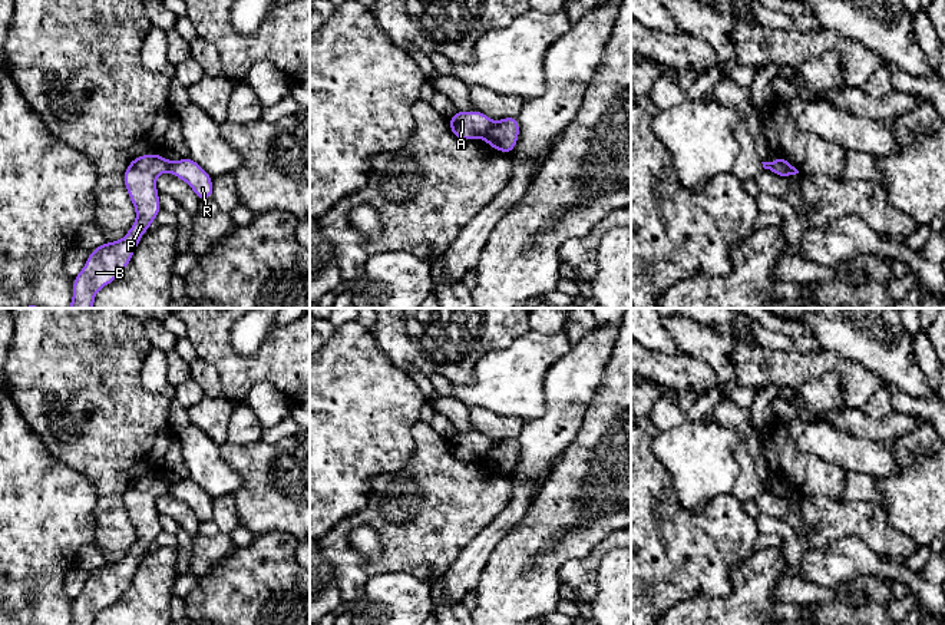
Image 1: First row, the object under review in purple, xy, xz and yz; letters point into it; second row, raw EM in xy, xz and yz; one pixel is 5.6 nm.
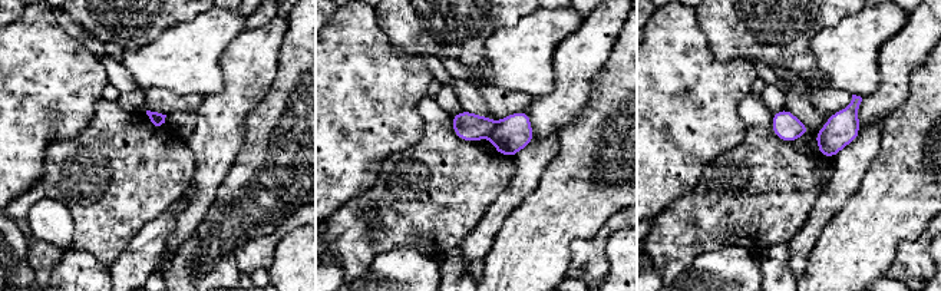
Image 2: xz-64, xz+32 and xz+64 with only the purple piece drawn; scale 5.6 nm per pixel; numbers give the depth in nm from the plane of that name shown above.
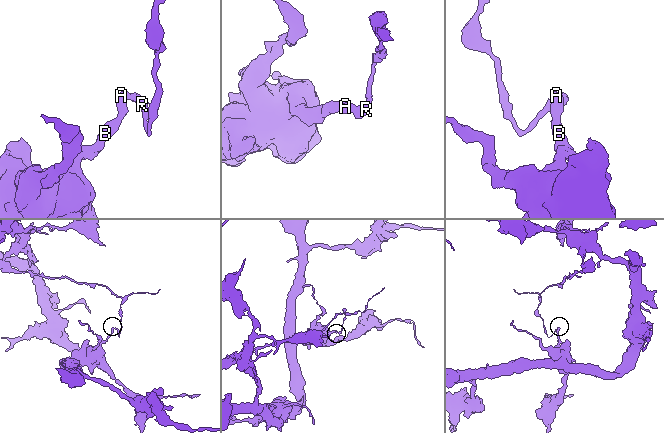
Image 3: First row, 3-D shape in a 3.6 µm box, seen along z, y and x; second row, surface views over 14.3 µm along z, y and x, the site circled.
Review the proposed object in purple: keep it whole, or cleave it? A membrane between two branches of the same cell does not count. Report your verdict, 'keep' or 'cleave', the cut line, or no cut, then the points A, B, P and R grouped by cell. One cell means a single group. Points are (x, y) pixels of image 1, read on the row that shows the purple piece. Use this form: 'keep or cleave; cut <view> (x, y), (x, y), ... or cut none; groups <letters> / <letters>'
cleave; cut xz (494, 123), (482, 136); groups A B P / R

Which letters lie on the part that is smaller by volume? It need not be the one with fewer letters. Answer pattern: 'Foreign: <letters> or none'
Foreign: R

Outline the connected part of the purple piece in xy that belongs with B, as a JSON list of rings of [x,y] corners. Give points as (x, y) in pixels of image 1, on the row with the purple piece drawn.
[[[146,153],[129,162],[123,181],[136,221],[120,241],[105,242],[89,252],[83,269],[73,278],[73,298],[67,308],[93,308],[96,292],[126,269],[142,235],[162,209],[155,181],[166,171],[168,161],[158,153]]]

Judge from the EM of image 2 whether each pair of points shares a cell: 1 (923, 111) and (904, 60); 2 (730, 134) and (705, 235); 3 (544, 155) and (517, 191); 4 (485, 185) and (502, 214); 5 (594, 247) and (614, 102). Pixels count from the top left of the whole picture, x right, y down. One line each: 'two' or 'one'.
1: two
2: two
3: one
4: two
5: two

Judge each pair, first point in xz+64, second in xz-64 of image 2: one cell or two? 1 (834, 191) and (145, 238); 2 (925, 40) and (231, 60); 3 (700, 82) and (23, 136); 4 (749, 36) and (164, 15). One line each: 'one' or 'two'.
1: one
2: one
3: one
4: one

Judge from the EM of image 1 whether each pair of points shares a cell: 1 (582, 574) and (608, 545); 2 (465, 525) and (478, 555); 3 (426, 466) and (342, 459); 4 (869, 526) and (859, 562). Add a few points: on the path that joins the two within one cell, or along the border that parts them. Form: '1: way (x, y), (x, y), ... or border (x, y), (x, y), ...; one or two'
1: way (588, 566), (601, 551); one
2: border (495, 516), (449, 565); two
3: border (412, 432), (412, 456), (399, 469), (373, 478); two
4: border (832, 539), (859, 536), (879, 554); two

